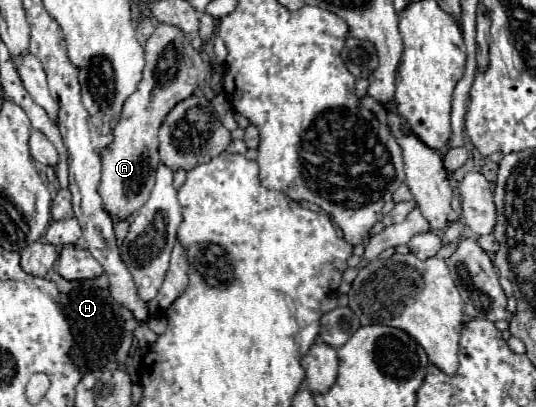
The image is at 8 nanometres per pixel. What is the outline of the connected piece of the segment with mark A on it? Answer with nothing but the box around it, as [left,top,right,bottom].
[99,24,207,218]

